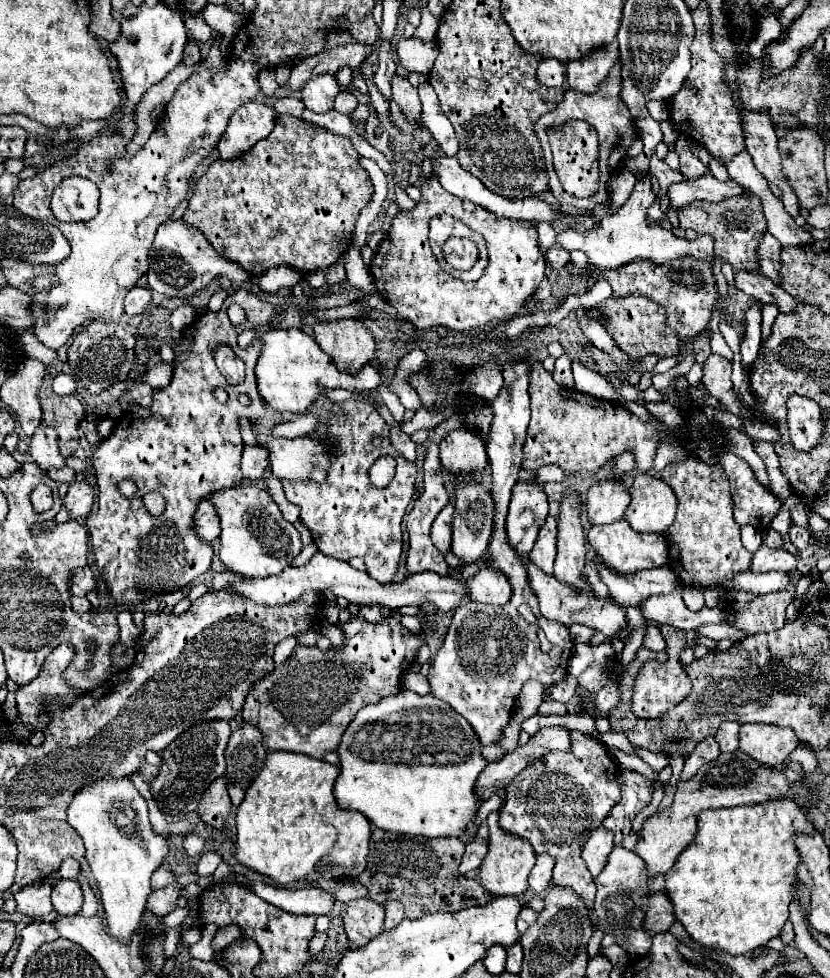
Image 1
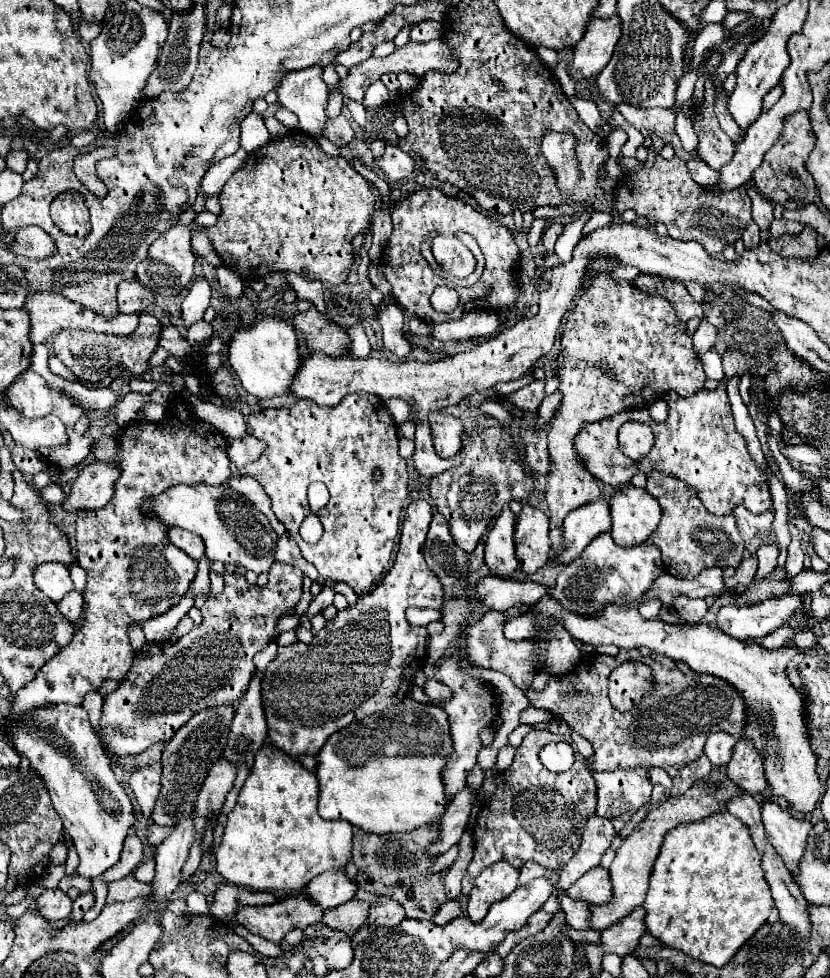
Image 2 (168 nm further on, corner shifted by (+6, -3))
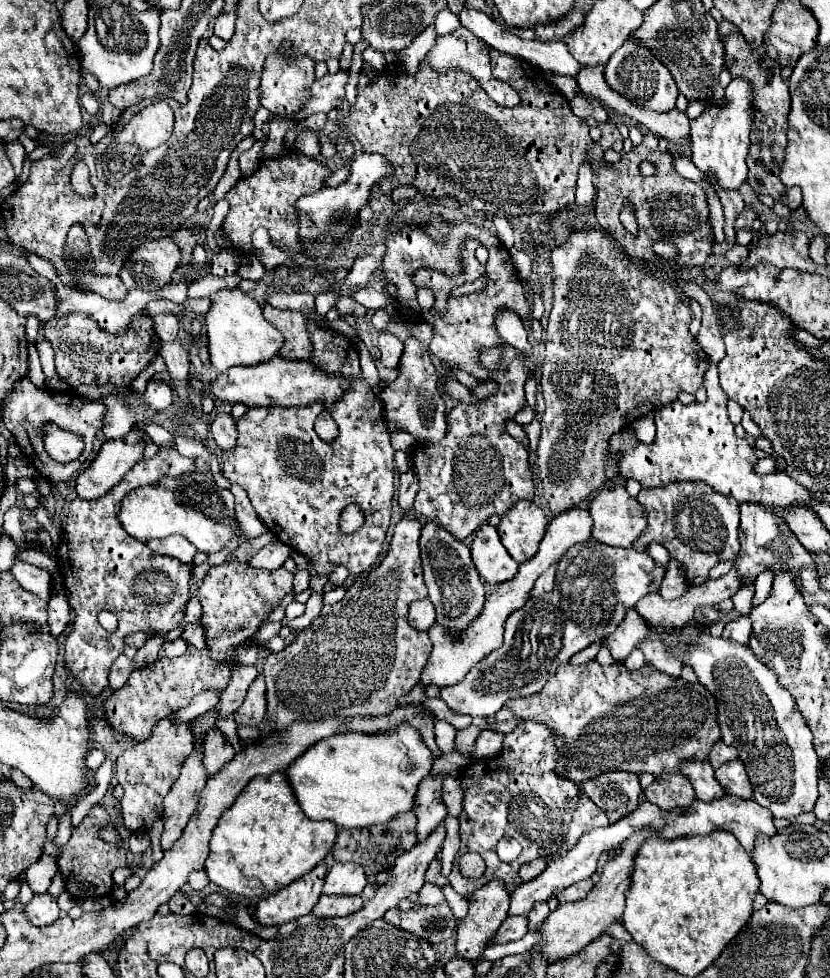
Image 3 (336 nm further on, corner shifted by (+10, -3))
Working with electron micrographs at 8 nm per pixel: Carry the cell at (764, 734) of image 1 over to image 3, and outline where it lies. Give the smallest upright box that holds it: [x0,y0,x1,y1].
[716,758,752,798]

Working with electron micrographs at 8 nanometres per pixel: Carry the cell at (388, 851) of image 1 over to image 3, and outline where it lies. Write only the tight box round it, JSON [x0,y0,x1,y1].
[332,814,418,882]

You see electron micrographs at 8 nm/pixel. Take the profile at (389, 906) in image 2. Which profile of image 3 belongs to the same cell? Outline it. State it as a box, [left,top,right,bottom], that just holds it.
[382,900,456,944]

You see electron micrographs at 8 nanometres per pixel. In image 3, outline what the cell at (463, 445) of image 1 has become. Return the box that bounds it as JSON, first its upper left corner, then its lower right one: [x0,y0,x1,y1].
[380,336,446,442]

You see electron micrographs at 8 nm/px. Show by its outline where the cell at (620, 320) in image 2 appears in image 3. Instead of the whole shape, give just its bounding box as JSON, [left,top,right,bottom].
[536,230,708,516]

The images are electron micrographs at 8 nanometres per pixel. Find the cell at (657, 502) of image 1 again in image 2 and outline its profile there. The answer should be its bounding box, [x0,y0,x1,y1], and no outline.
[610,484,662,546]

